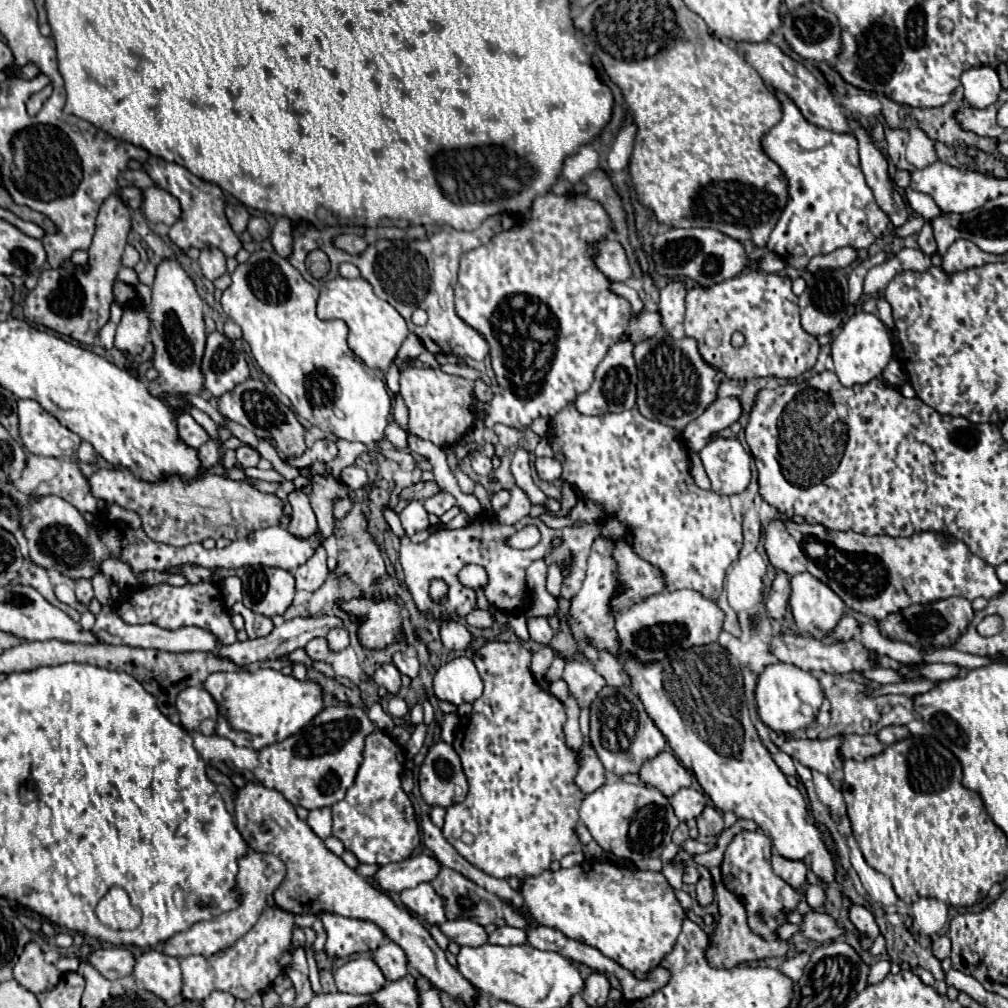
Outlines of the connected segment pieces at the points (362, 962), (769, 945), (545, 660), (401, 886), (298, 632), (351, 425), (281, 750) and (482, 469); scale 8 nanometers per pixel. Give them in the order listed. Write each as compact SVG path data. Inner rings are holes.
M358 957L334 971L334 981L340 993L374 993L384 987L384 975L370 957Z
M722 883L716 885L716 899L718 899L718 909L720 909L720 919L716 923L716 933L714 939L710 943L708 949L708 961L714 967L734 967L738 963L744 961L758 961L758 959L766 959L766 957L782 957L788 949L786 941L766 941L760 935L756 935L750 927L748 927L748 919L746 919L746 909L744 905L740 905L738 897L734 893L730 893Z
M548 645L542 647L538 653L534 653L534 657L532 657L532 671L536 675L536 681L540 681L544 677L544 673L550 667L552 659L554 659L554 651Z
M416 855L400 863L388 863L378 867L374 881L388 893L402 893L404 889L412 889L422 881L432 881L438 869L440 865L434 857Z
M304 617L304 619L292 619L292 621L286 621L282 623L280 627L274 627L274 631L266 637L260 637L260 639L248 639L244 643L236 641L234 645L228 645L228 647L220 647L218 649L218 655L220 657L228 657L230 661L242 665L242 667L248 667L250 663L254 661L266 661L266 659L282 659L284 655L290 655L292 651L304 647L308 641L316 639L316 637L326 637L326 633L332 629L332 627L340 627L342 621L338 617Z
M256 251L246 263L238 265L238 269L232 273L232 285L222 295L222 307L240 325L256 363L270 377L270 381L290 399L294 411L300 417L336 437L358 441L368 447L376 445L386 439L384 431L392 421L392 397L388 393L388 387L384 379L380 379L374 369L364 365L364 361L358 359L348 347L348 325L344 321L318 319L316 301L318 289L304 281L304 277L298 273L298 269L290 265L288 259L268 251ZM280 279L284 279L286 283L284 293L280 291Z
M326 707L296 735L258 751L260 765L254 769L254 777L264 787L280 791L292 805L304 809L330 807L344 799L348 787L354 783L362 761L364 737L372 731L374 725L370 723L366 709Z
M478 453L472 457L472 469L478 473L478 475L488 475L492 471L492 459L486 457L484 453Z

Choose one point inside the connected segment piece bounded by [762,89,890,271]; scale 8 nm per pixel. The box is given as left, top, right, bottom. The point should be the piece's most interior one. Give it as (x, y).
(829, 206)

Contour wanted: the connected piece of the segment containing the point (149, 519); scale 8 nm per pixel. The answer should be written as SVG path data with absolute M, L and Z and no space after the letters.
M98 469L88 477L88 483L94 497L136 511L142 517L142 529L150 539L174 547L202 543L208 537L236 541L256 529L288 523L288 517L282 513L282 501L276 495L260 493L246 481L232 481L210 471L202 471L194 479L166 475L160 481L150 483L134 477L128 469Z

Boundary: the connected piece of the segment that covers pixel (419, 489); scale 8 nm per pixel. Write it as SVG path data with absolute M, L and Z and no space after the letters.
M416 483L412 487L406 487L402 491L400 499L418 499L418 501L424 501L424 499L432 497L438 491L440 491L440 487L436 483Z

